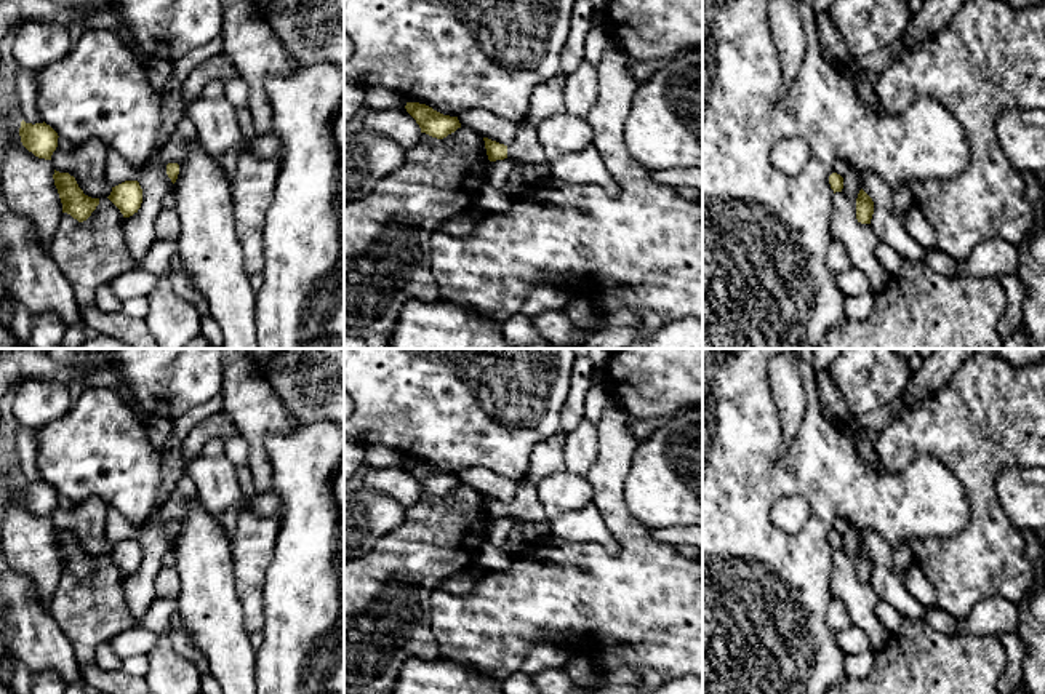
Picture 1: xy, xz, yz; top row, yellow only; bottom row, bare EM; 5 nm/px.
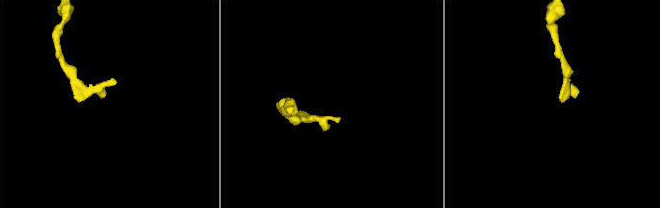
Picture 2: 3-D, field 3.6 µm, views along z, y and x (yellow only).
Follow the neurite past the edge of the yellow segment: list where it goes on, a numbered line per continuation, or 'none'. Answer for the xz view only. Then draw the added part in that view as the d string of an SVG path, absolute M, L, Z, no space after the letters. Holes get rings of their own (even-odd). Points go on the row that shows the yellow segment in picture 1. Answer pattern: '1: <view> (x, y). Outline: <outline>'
1: xz (525, 147). Outline: M520 123L515 139L507 146L507 158L528 163L546 163L546 155L538 141L536 126Z

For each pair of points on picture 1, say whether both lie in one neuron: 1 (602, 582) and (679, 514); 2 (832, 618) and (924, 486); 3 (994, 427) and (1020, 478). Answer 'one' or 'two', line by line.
1: two
2: two
3: two

